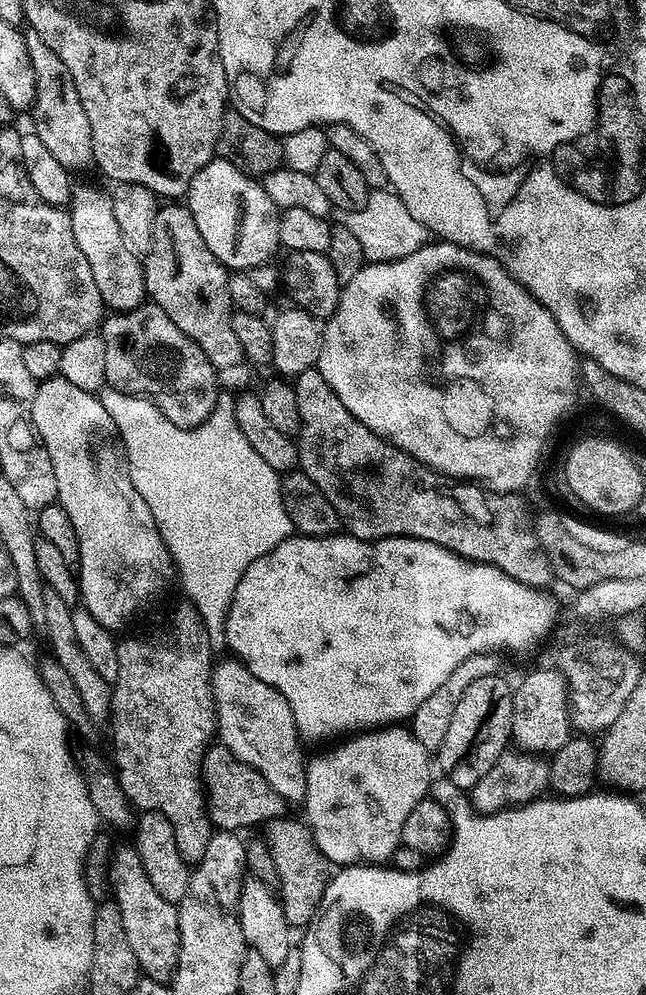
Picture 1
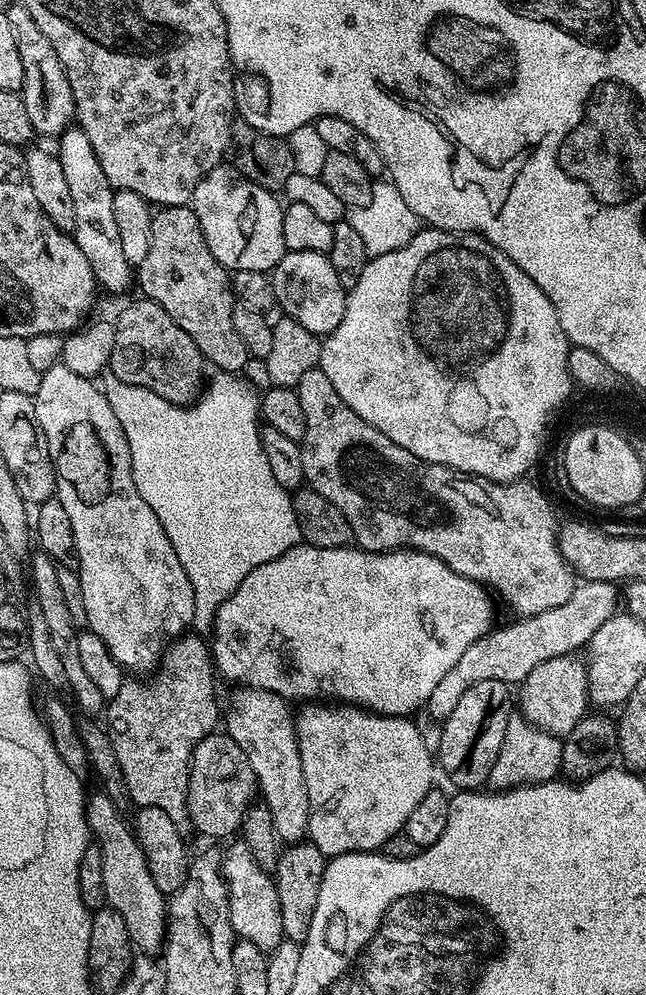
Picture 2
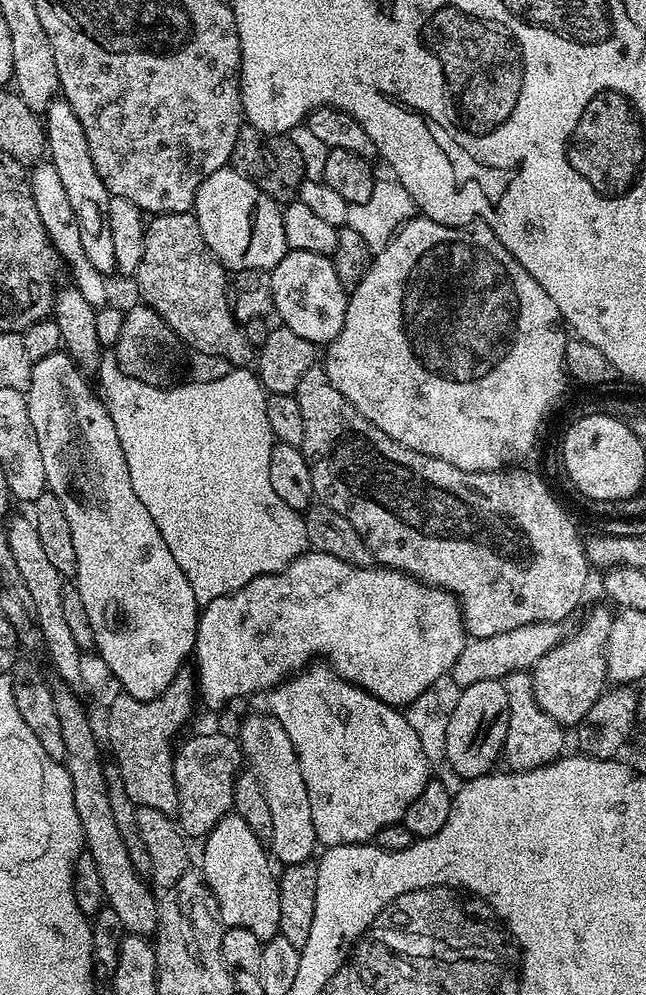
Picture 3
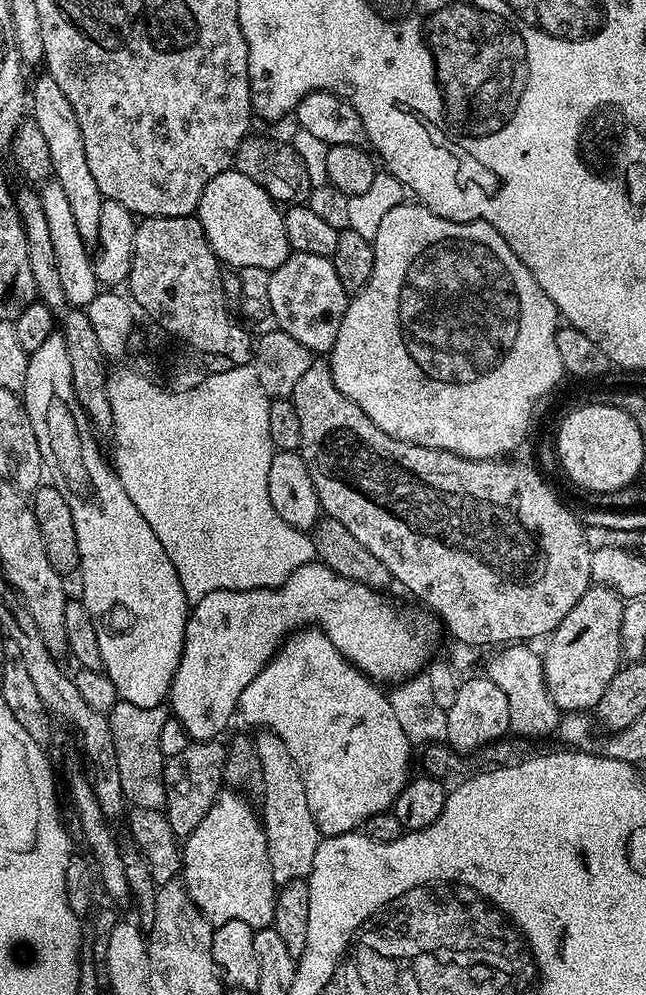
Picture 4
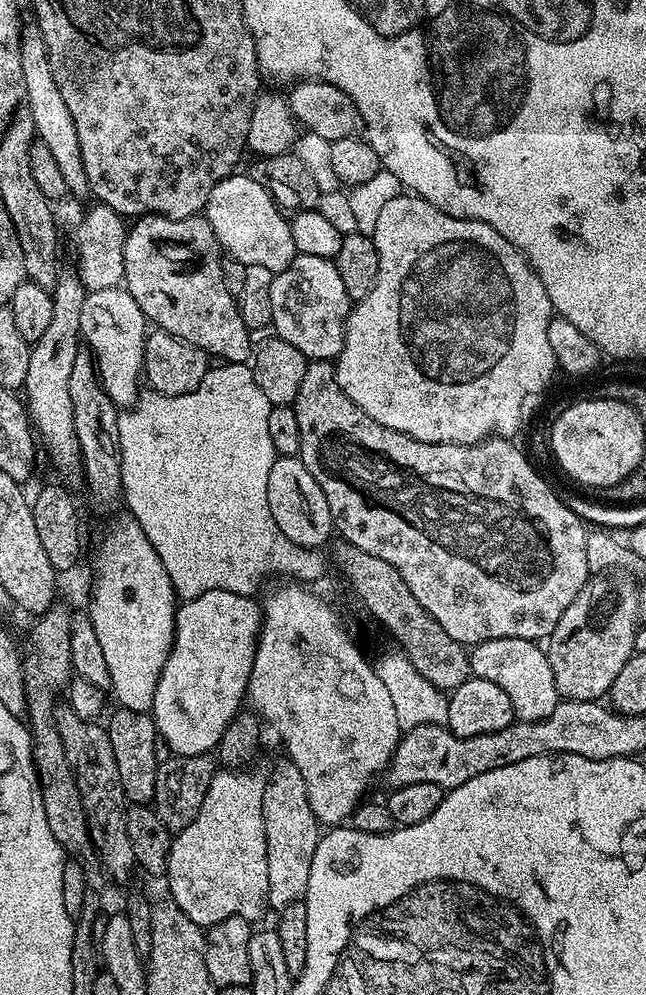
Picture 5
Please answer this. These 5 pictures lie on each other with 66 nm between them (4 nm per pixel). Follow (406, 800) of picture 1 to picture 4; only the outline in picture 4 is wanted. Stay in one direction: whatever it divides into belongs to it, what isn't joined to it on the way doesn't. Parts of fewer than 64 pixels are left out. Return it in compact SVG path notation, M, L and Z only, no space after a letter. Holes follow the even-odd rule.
M305 626L285 639L271 662L240 695L239 719L241 716L246 723L257 724L257 729L272 732L286 742L286 750L290 750L298 774L302 774L306 806L321 837L363 829L370 817L389 811L396 795L408 785L414 745L394 715L391 699L380 688L377 681L359 672L319 627Z

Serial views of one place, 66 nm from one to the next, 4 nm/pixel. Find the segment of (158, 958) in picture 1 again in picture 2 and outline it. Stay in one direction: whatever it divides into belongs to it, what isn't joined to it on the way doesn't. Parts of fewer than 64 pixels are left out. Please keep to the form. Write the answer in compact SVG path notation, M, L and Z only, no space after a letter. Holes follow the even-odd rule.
M103 790L87 797L84 806L84 817L88 823L91 839L99 846L102 854L102 883L108 899L107 907L118 910L122 914L122 922L126 922L126 934L132 940L133 949L144 954L156 954L164 947L164 936L168 932L168 900L166 893L158 890L154 878L150 878L150 866L146 866L146 858L142 854L142 846L137 842L133 829L123 820L121 809L114 806L114 802Z

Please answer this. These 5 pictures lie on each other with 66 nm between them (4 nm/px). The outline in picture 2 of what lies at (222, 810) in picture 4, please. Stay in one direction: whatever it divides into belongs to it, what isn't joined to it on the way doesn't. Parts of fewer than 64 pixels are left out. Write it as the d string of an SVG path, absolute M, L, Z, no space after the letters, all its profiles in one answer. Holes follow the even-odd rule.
M243 842L223 849L222 871L228 883L228 913L233 933L241 940L254 942L254 946L265 954L274 951L286 938L282 930L282 906L278 906L275 879L258 866L254 854Z

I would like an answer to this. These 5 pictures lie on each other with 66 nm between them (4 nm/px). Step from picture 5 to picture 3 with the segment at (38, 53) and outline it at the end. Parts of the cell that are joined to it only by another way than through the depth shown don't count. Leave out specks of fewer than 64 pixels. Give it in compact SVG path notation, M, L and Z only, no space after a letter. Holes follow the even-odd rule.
M63 98L53 100L48 111L43 113L42 123L44 134L48 137L46 156L54 166L54 170L58 170L66 195L70 197L70 206L74 206L74 214L78 218L78 231L82 233L82 250L86 250L86 258L90 258L94 270L105 274L115 273L114 242L110 239L108 225L109 194L102 178L98 178L98 170L94 170L94 158L90 158L86 130L82 130L78 114L70 110L70 106Z

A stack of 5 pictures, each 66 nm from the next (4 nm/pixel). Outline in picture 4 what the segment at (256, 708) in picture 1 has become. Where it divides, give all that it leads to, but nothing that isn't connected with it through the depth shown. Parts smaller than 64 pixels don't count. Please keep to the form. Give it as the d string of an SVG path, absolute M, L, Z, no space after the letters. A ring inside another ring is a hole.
M267 730L261 731L259 735L255 737L255 742L258 762L262 762L264 779L262 823L268 839L268 853L274 882L278 886L283 886L310 875L314 866L314 854L322 837L306 806L306 790L302 786L302 774L298 774L298 766L294 766L294 758L290 758L290 750L286 750L286 742L282 742L282 738Z

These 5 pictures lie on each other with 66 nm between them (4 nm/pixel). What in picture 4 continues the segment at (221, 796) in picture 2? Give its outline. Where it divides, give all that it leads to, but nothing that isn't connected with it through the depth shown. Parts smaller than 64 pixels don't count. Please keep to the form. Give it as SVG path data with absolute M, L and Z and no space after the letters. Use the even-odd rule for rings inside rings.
M219 739L201 740L185 743L181 752L167 757L164 765L164 789L166 802L162 809L165 818L170 822L177 838L188 836L202 822L202 818L222 791L224 784L224 763L228 749Z

